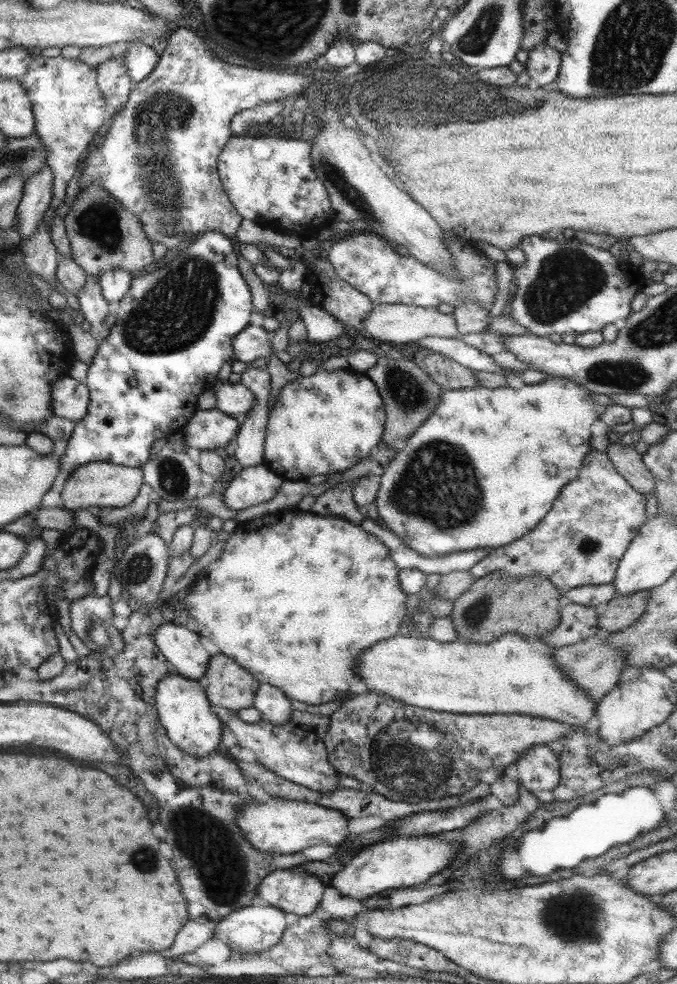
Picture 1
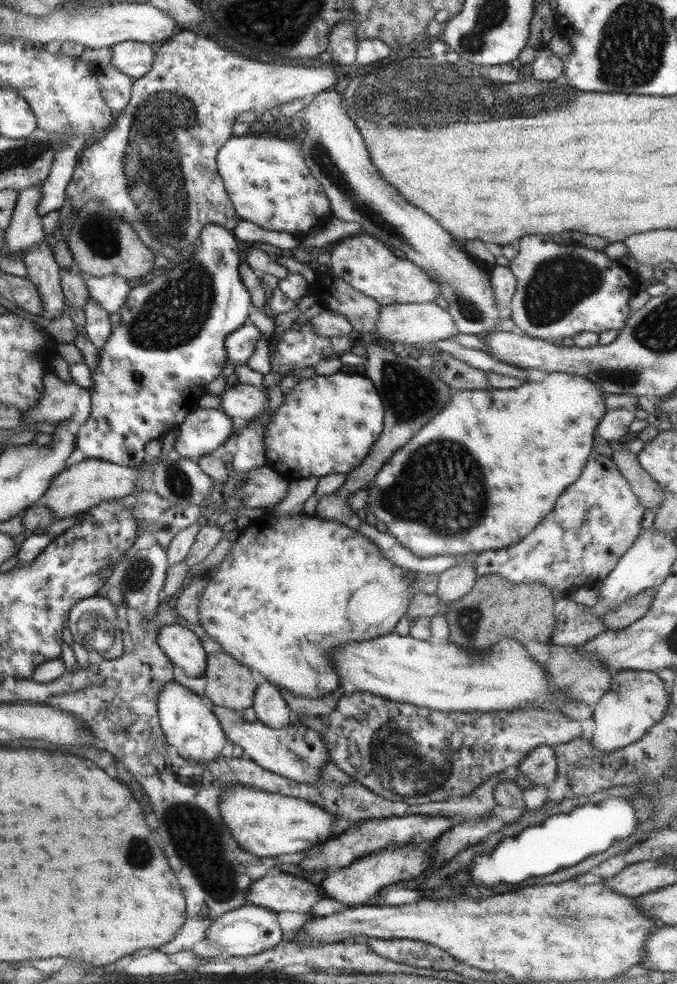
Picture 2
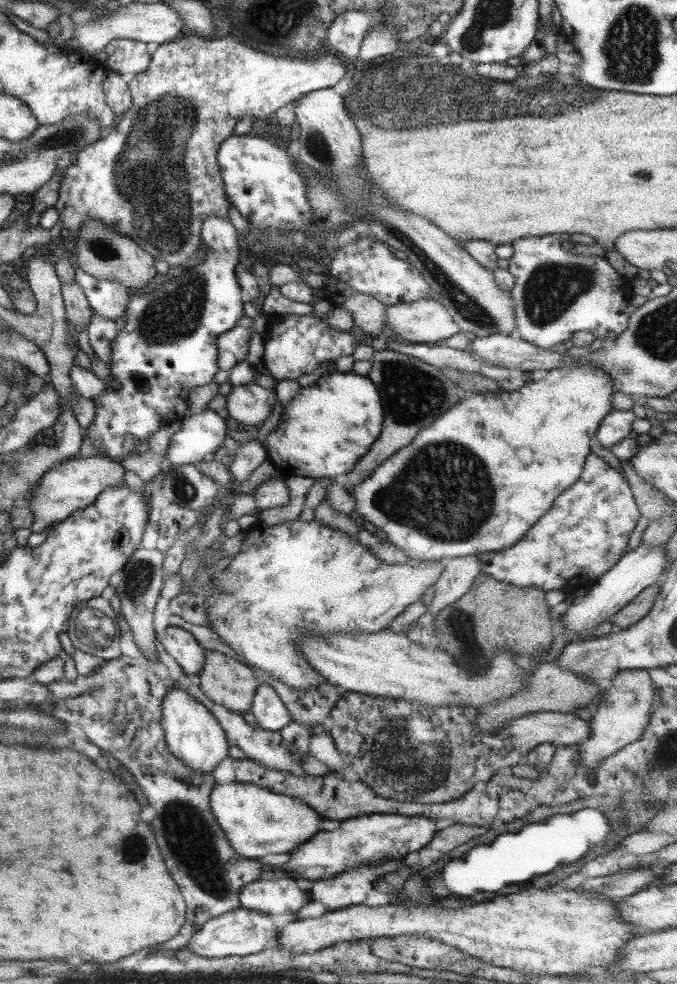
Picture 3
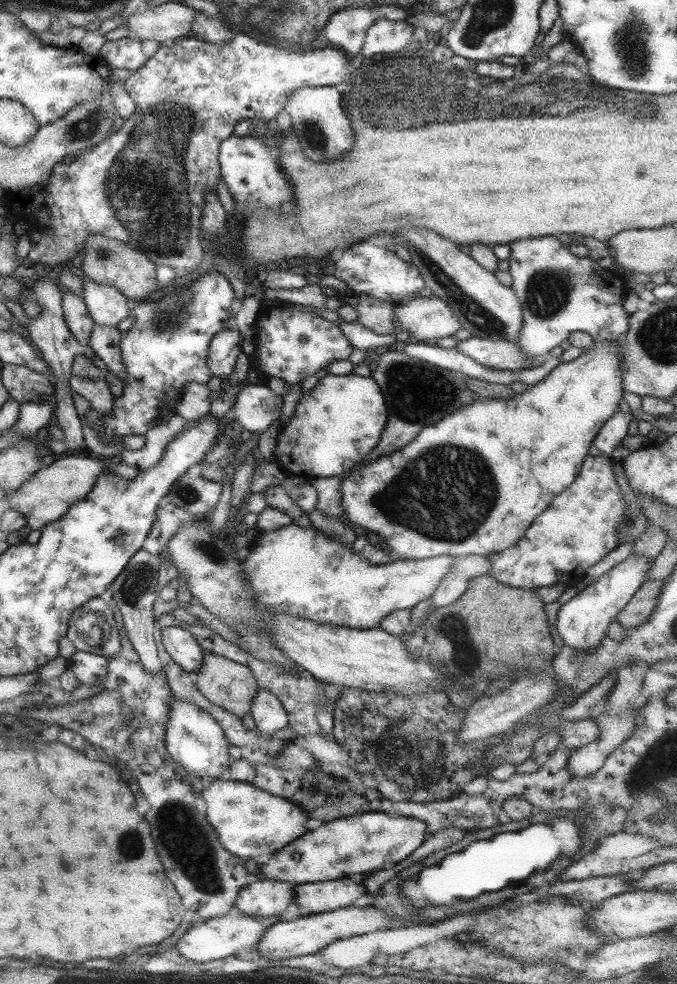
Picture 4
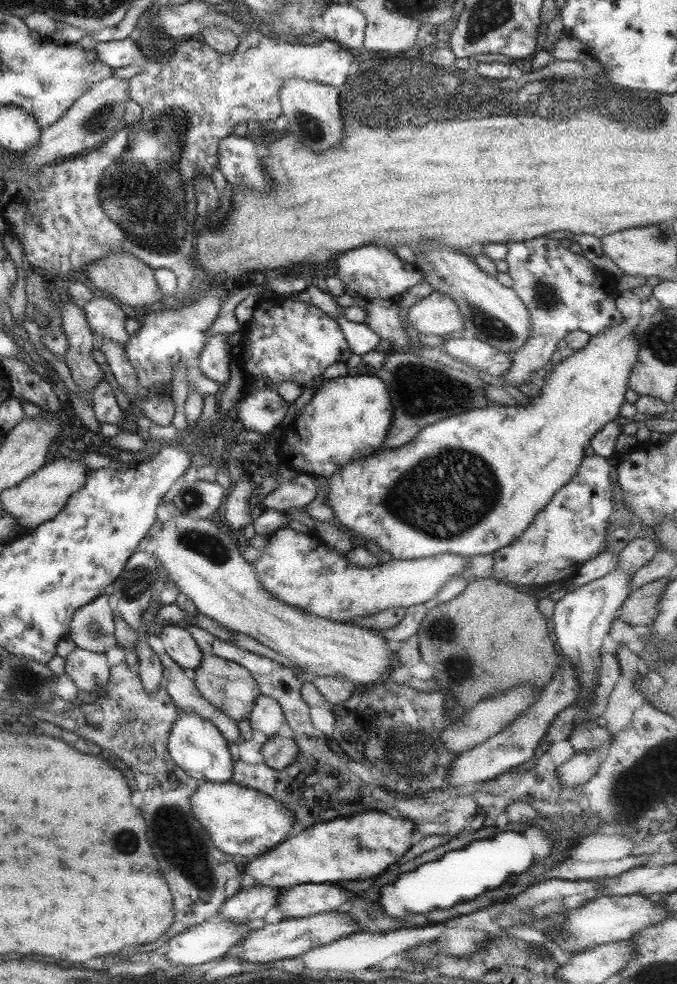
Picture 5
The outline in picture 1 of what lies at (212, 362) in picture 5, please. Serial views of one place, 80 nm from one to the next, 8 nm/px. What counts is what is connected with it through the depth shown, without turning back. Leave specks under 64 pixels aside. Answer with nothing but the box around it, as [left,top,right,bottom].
[231,323,269,364]

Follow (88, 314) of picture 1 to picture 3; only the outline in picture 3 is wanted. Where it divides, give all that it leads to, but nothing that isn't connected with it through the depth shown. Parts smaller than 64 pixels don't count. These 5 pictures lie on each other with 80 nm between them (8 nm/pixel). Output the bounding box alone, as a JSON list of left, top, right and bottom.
[85,314,118,365]

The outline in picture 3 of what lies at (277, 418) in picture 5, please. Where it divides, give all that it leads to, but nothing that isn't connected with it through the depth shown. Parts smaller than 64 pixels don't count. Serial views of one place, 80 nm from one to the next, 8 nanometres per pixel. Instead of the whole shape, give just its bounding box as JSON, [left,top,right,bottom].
[226,383,276,426]

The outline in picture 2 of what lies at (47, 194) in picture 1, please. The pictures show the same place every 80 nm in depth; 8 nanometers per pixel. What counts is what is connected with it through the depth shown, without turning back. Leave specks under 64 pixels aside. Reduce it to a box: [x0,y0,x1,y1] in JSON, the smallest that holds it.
[2,185,50,255]

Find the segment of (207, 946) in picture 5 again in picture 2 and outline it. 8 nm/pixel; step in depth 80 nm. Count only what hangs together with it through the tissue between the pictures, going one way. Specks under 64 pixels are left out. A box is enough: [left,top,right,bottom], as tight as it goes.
[204,903,281,956]

